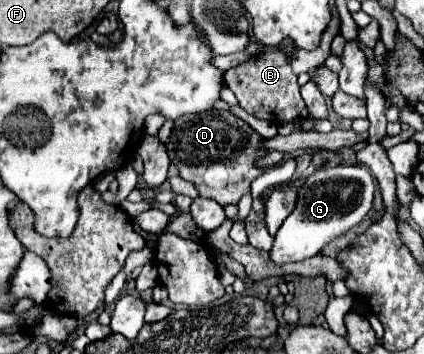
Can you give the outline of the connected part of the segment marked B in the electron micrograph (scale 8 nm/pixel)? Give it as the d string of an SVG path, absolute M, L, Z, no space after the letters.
M259 52L247 62L239 64L225 72L227 86L235 92L239 106L259 120L269 120L273 124L305 120L309 116L307 106L299 94L297 76L291 70L291 64L283 52Z

